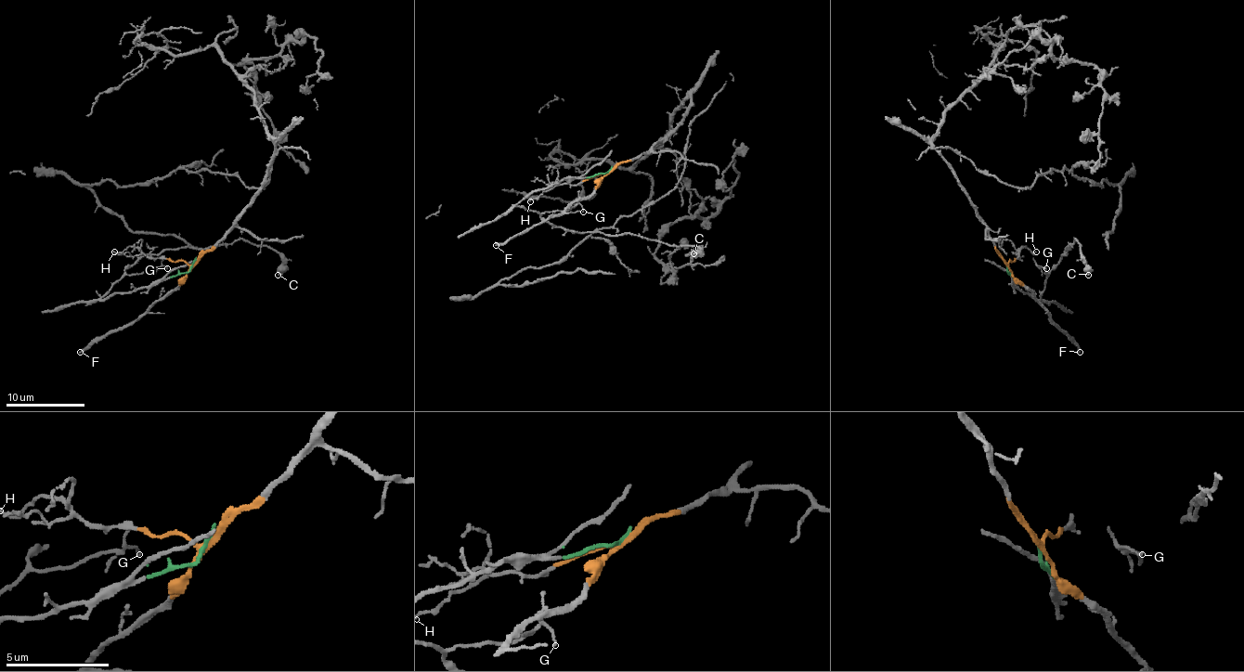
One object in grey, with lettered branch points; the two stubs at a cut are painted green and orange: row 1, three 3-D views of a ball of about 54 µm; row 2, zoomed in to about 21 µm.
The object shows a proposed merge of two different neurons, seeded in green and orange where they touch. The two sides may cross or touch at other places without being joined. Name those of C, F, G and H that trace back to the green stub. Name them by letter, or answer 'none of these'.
C, G

